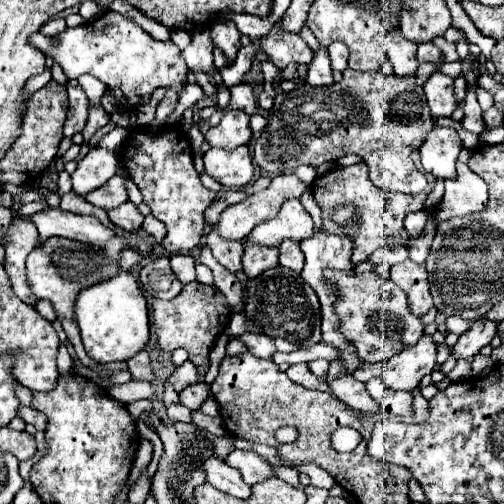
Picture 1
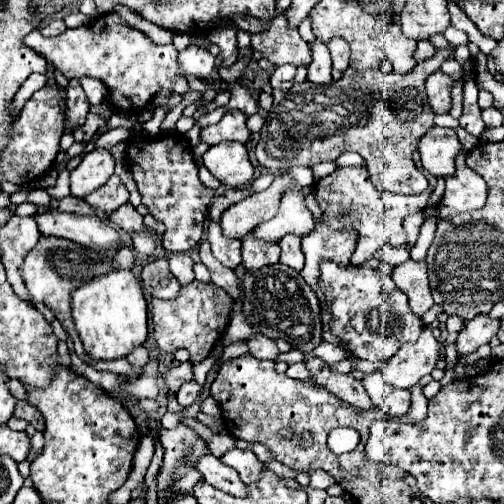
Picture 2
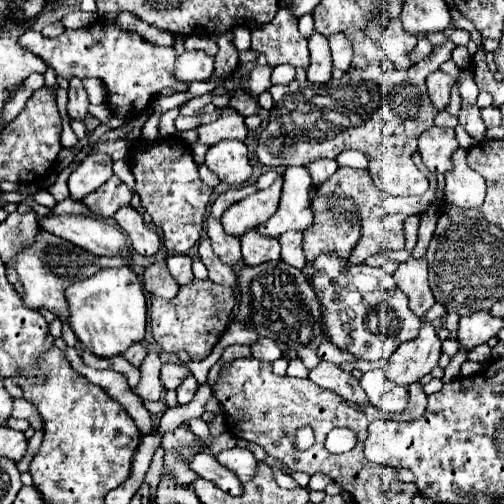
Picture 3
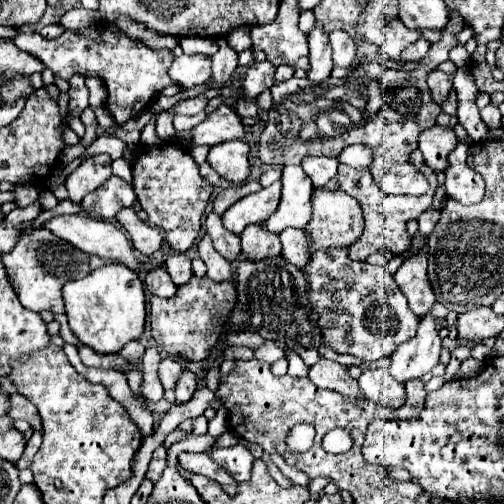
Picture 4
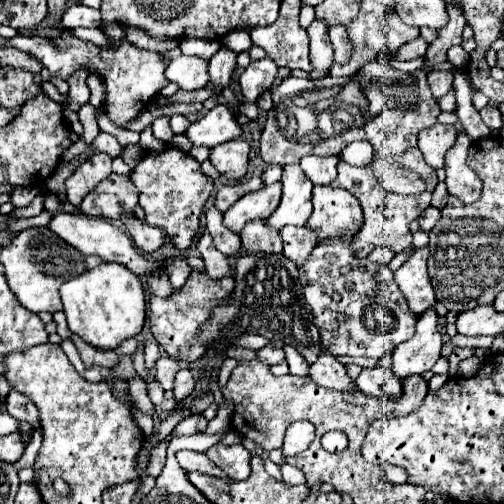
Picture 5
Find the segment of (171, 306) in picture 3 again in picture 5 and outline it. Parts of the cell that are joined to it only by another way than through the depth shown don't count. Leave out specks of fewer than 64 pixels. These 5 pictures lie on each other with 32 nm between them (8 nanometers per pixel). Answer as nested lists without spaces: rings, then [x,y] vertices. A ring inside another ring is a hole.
[[[192,270],[186,284],[174,292],[168,298],[152,296],[150,298],[150,330],[154,338],[160,342],[160,346],[168,352],[168,356],[176,360],[198,360],[204,354],[204,346],[198,344],[196,334],[200,330],[200,324],[204,324],[212,312],[212,308],[224,300],[234,288],[232,276],[226,276],[222,280],[212,280],[204,270]]]

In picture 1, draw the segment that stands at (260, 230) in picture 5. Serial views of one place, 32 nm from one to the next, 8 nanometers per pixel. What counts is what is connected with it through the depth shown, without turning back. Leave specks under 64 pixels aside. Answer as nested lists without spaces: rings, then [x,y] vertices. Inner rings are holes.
[[[244,242],[244,256],[242,266],[246,276],[256,278],[266,268],[272,268],[278,264],[278,248],[264,248],[260,244],[248,244]]]

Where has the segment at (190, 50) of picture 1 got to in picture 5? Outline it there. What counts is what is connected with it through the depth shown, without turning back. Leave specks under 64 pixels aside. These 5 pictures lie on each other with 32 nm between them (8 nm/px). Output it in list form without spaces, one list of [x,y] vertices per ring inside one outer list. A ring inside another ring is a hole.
[[[178,56],[166,68],[166,78],[182,90],[202,90],[208,84],[208,62],[198,56]]]

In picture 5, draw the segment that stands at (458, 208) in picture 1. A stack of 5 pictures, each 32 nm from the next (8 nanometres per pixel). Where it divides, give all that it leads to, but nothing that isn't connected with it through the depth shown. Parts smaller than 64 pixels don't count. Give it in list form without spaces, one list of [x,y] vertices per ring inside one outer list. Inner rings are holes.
[[[464,130],[458,132],[456,144],[448,150],[446,164],[444,164],[448,192],[458,196],[462,202],[476,202],[482,190],[480,178],[466,164],[466,154],[470,144],[472,144],[472,138]]]

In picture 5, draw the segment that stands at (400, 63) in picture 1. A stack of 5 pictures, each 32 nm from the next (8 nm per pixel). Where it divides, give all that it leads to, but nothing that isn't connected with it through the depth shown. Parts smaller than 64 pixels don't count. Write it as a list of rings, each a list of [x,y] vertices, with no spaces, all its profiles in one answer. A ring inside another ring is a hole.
[[[388,10],[388,16],[384,16],[384,32],[386,32],[386,48],[384,48],[386,56],[392,56],[396,48],[400,48],[404,42],[420,36],[418,28],[408,28],[408,24],[404,24],[394,10]]]

